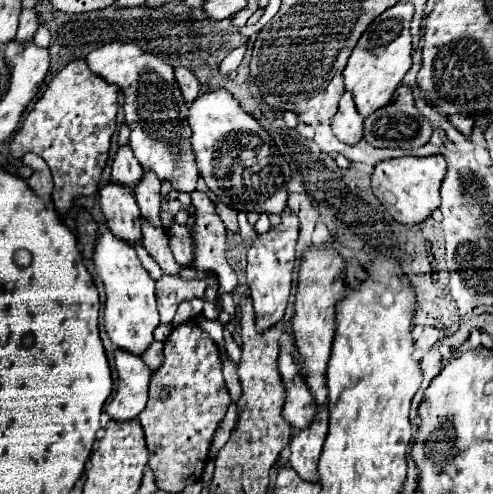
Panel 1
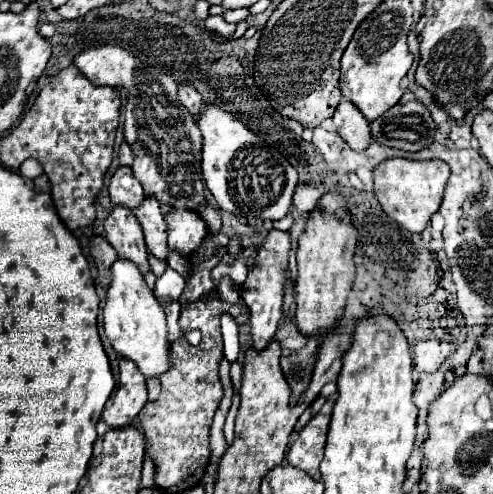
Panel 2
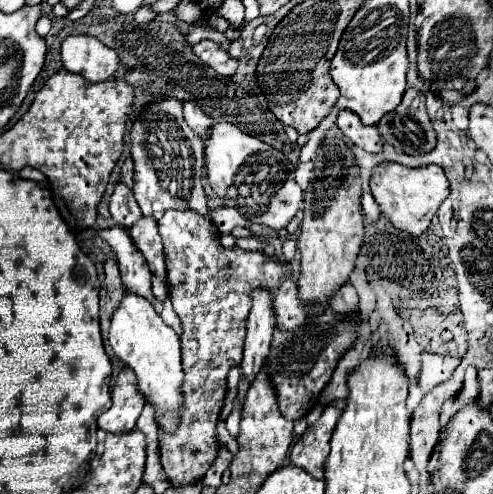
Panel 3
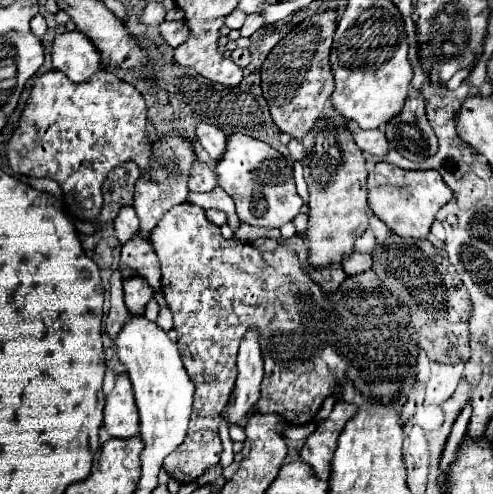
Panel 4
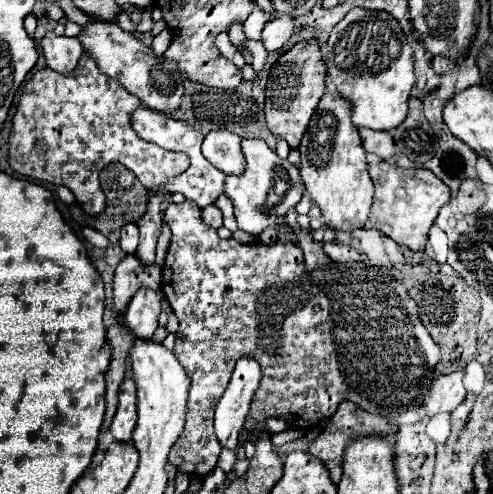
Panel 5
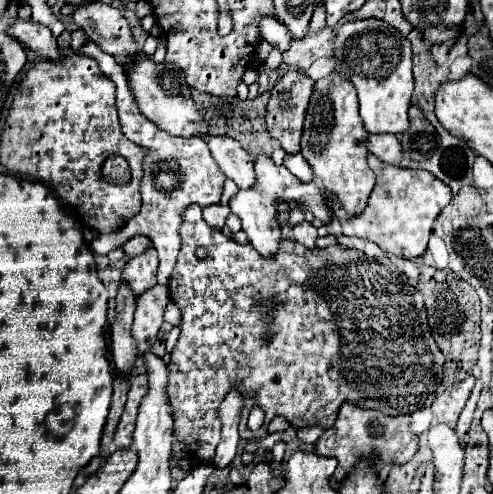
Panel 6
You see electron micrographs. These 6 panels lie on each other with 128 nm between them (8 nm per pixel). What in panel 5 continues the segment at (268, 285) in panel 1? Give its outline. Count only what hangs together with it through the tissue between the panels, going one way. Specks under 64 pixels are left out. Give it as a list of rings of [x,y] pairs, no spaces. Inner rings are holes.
[[[244,356],[236,362],[226,392],[222,394],[214,410],[216,436],[224,448],[234,450],[238,446],[238,436],[260,378],[260,364],[252,356]]]

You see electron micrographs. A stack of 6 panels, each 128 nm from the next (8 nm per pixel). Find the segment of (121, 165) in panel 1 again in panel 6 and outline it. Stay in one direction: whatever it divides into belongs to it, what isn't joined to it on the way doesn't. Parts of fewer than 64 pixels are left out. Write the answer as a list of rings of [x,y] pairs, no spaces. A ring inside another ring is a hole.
[[[134,236],[132,240],[128,240],[128,242],[124,244],[124,252],[126,252],[128,256],[138,256],[138,254],[146,252],[148,246],[150,246],[150,240],[148,240],[146,236]]]

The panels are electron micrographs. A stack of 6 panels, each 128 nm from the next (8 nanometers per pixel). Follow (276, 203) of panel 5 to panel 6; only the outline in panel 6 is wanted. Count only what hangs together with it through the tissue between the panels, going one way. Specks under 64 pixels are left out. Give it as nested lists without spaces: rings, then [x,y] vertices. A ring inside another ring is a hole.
[[[260,156],[254,162],[254,168],[258,170],[258,186],[250,188],[250,190],[238,190],[228,206],[232,210],[232,214],[236,214],[242,220],[242,230],[248,234],[250,244],[260,252],[260,256],[264,258],[272,258],[278,252],[278,244],[282,240],[282,232],[280,226],[276,224],[276,206],[274,202],[286,200],[286,202],[302,202],[304,206],[308,206],[308,210],[314,214],[314,218],[320,218],[324,224],[328,224],[332,220],[332,210],[326,204],[324,194],[320,192],[320,188],[314,182],[300,182],[294,174],[290,174],[284,166],[276,166],[268,156]]]

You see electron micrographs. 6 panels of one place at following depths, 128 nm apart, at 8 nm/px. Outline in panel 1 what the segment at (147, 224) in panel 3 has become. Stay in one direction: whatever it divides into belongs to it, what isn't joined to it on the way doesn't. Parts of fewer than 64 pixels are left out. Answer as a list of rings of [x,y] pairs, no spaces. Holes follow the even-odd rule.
[[[148,172],[144,174],[144,178],[140,180],[140,184],[136,186],[136,202],[140,206],[140,212],[142,212],[142,218],[146,218],[152,226],[156,228],[164,228],[164,224],[160,224],[160,180]]]

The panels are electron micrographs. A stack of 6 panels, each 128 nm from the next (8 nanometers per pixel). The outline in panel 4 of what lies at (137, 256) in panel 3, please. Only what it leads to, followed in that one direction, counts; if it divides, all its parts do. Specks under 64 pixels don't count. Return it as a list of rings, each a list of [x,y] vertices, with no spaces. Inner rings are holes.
[[[140,276],[124,280],[124,300],[132,316],[142,316],[152,296],[154,296],[154,290]]]

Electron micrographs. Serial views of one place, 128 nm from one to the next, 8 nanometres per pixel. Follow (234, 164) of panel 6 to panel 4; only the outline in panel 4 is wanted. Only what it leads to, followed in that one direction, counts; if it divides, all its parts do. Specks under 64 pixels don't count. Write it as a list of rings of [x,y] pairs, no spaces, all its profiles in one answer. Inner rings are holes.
[[[198,124],[196,128],[196,134],[198,134],[198,142],[202,144],[202,148],[208,152],[208,156],[218,162],[220,156],[224,156],[224,148],[226,148],[226,134],[216,128],[216,126],[210,126],[210,124]]]

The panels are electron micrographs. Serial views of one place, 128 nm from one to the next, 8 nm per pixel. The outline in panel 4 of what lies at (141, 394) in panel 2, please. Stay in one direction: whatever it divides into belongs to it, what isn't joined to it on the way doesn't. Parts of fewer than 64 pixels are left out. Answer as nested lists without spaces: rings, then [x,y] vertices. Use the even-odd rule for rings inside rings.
[[[120,374],[104,408],[104,428],[114,438],[132,438],[138,434],[138,408],[128,374]]]

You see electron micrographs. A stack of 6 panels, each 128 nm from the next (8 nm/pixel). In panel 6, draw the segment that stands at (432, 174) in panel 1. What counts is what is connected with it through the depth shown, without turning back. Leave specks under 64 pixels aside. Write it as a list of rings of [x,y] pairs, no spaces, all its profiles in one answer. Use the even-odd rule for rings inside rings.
[[[372,154],[368,156],[368,166],[376,174],[376,186],[368,198],[364,214],[348,216],[344,210],[340,210],[336,200],[330,202],[334,216],[342,224],[342,234],[366,238],[392,256],[400,256],[400,258],[422,256],[428,246],[428,238],[436,216],[452,198],[450,188],[426,170],[406,170],[406,168],[390,166],[380,162]]]

